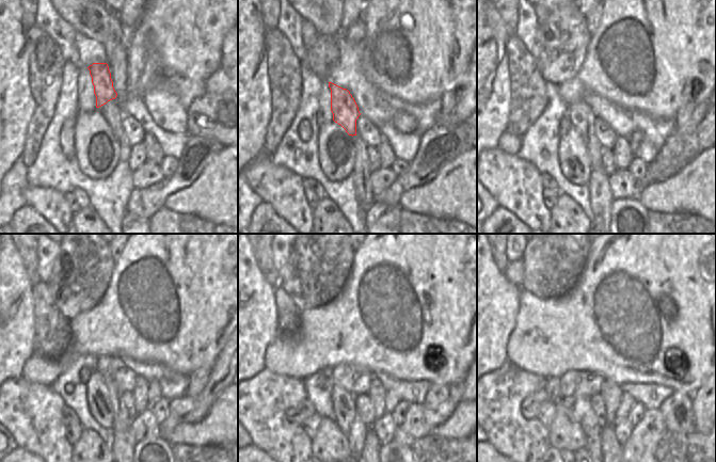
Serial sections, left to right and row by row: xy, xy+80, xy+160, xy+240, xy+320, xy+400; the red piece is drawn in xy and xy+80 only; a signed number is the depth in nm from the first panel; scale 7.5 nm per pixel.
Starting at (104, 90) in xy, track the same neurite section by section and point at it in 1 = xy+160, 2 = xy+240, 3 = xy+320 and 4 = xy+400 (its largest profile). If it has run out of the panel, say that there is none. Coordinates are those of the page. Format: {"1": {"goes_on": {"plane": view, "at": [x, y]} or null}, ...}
{"1": {"goes_on": {"plane": "xy+160", "at": [582, 116]}}, "2": {"goes_on": {"plane": "xy+240", "at": [121, 421]}}, "3": {"goes_on": {"plane": "xy+320", "at": [356, 434]}}, "4": {"goes_on": {"plane": "xy+400", "at": [593, 441]}}}

